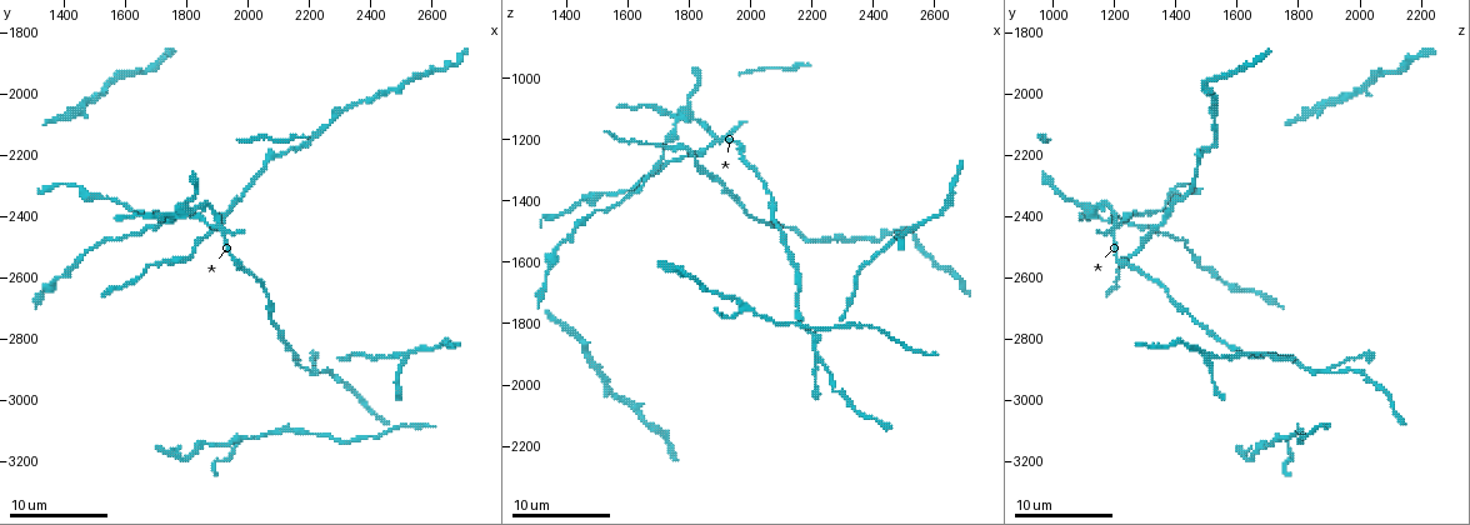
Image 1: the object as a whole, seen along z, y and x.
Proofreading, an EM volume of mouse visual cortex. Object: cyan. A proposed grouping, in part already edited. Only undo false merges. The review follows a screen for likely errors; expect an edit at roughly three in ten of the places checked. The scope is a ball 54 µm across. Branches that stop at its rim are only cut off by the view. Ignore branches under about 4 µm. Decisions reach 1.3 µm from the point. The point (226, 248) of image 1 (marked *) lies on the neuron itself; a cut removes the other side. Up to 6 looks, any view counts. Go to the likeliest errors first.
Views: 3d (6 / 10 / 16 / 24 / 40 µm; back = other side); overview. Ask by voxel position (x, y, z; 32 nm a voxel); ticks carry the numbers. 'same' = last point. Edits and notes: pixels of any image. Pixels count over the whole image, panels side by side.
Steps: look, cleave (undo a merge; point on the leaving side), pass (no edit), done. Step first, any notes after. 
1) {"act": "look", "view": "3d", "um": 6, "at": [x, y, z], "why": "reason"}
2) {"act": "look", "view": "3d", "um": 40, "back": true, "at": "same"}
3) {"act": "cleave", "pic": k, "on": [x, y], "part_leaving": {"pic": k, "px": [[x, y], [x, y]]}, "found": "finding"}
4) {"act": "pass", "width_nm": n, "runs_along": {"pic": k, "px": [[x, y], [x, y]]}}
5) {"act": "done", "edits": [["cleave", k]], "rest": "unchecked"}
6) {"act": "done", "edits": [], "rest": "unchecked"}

{"act": "look", "view": "3d", "um": 10, "at": [1750, 2400, 1120], "why": "three-way junction"}

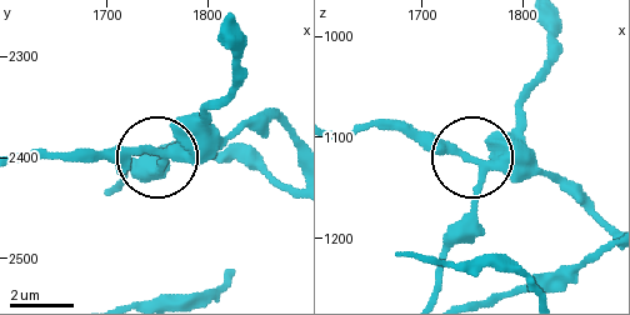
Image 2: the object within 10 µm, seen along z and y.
{"act": "look", "view": "3d", "um": 6, "at": [1762, 2394, 1132], "why": "zoom in"}

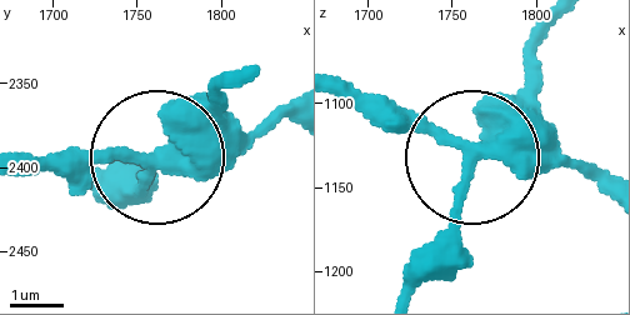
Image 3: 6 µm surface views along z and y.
{"act": "cleave", "pic": 3, "on": [539, 90], "part_leaving": {"pic": 3, "px": [[511, 146], [475, 174], [421, 281]]}, "found": "two neurons meet here"}

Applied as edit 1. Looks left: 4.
{"act": "look", "view": "3d", "um": 10, "at": [2210, 2900, 1910], "why": "branch point"}

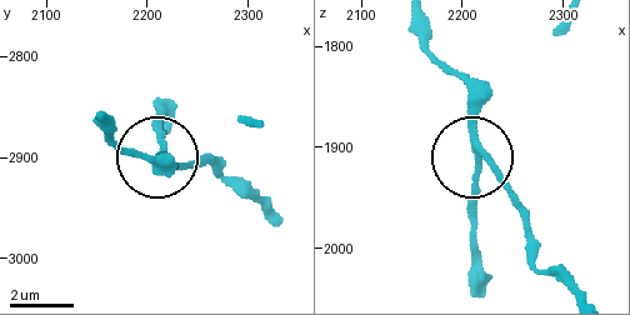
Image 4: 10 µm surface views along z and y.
{"act": "pass", "side_arm_um": 5, "runs_along": {"pic": 4, "px": [[418, 20], [425, 44], [466, 93], [474, 226]]}, "found": "one neuron here"}

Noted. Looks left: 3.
{"act": "look", "view": "3d", "um": 16, "at": [1980, 3130, 1740], "why": "side arm on a straight run"}

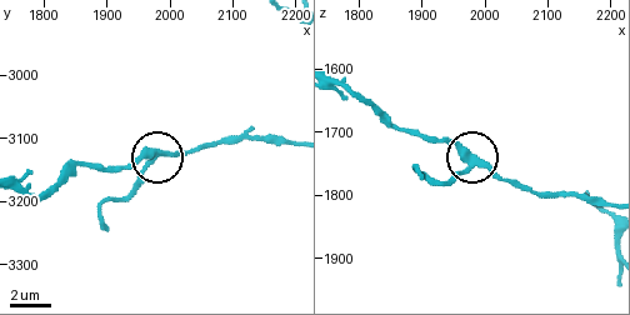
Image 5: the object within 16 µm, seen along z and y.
{"act": "cleave", "pic": 5, "on": [143, 184], "width_nm": 320, "found": "a second neuron is stuck on"}

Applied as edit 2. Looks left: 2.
{"act": "done", "edits": [["cleave", 3], ["cleave", 5]], "rest": "unchecked"}

